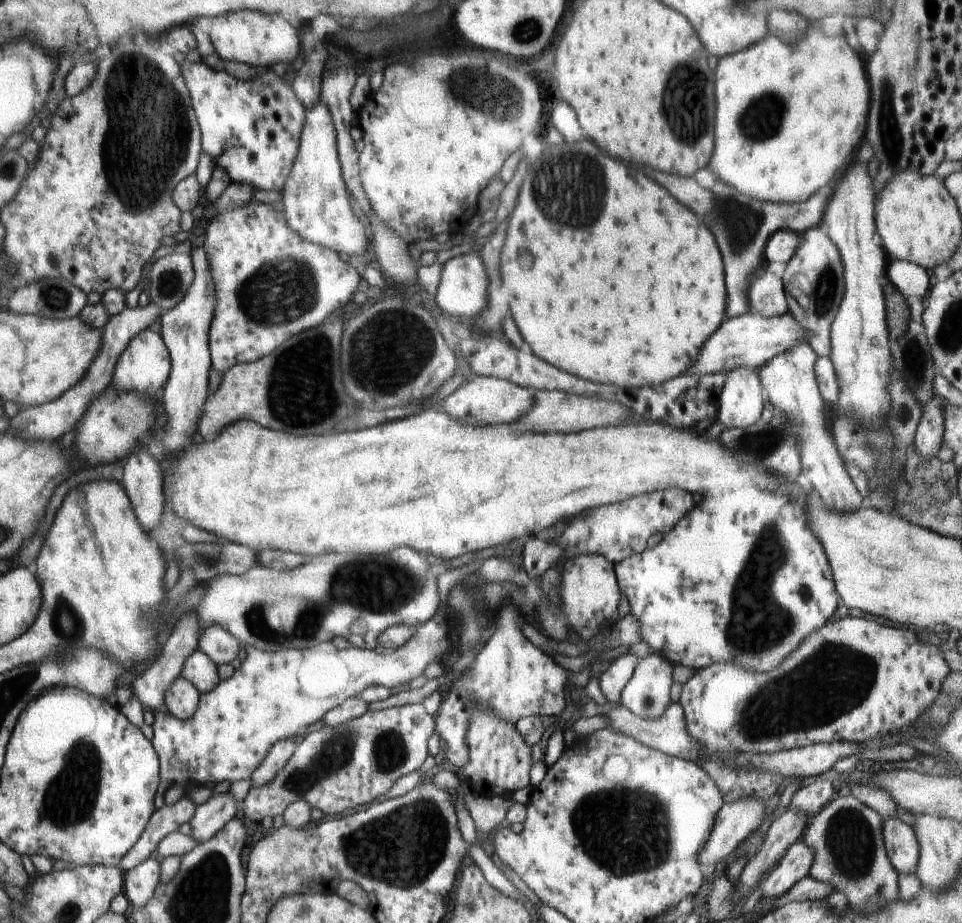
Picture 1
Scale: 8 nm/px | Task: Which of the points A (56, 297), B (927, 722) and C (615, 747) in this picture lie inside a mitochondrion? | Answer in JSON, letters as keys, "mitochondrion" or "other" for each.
{"A":"mitochondrion","B":"mitochondrion","C":"other"}

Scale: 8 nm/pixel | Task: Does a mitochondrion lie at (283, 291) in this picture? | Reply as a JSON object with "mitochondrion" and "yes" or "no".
{"mitochondrion":"yes"}

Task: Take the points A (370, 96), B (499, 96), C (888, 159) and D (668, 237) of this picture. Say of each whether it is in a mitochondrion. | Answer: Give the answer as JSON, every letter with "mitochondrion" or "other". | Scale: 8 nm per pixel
{"A":"other","B":"mitochondrion","C":"mitochondrion","D":"other"}

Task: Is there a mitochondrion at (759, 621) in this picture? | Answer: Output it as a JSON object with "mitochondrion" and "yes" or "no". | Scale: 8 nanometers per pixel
{"mitochondrion":"yes"}

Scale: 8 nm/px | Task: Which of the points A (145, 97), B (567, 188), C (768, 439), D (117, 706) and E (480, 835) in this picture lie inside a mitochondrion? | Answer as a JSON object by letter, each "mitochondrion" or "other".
{"A":"mitochondrion","B":"mitochondrion","C":"mitochondrion","D":"other","E":"other"}

